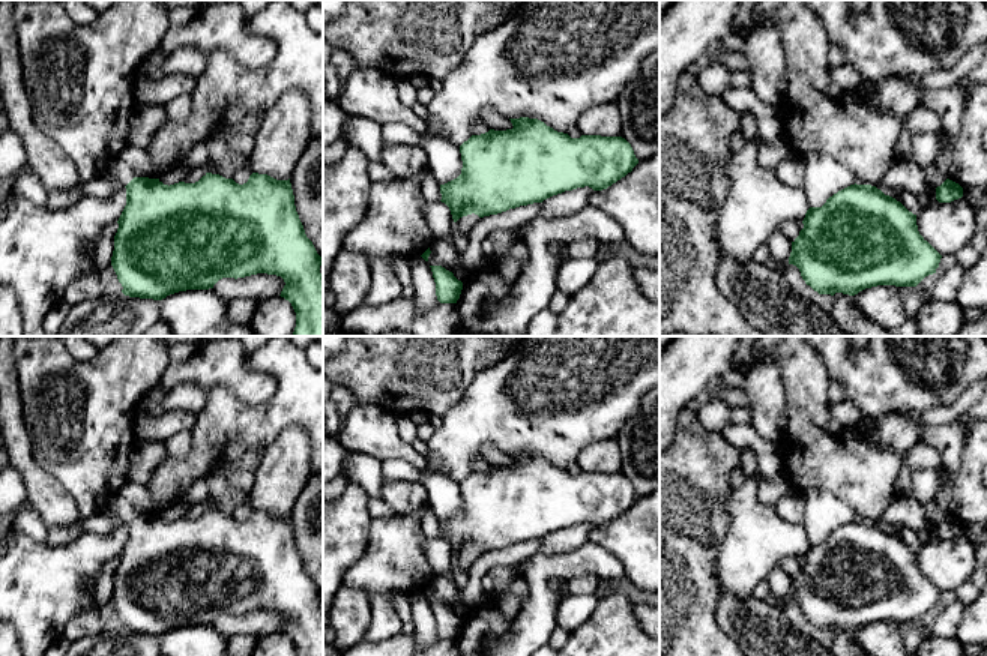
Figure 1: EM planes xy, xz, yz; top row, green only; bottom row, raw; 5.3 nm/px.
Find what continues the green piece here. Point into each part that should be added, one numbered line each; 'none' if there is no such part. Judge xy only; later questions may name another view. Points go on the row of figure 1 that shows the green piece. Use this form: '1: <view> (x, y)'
1: xy (122, 173)

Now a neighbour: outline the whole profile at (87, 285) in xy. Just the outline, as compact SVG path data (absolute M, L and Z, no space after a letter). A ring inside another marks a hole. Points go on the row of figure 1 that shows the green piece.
M90 270L77 278L63 293L63 299L71 306L99 296L102 296L102 287L99 282L99 273L96 270Z

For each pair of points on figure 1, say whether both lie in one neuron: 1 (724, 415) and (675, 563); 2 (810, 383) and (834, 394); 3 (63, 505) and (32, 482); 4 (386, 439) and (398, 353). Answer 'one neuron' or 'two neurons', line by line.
1: two neurons
2: two neurons
3: one neuron
4: two neurons

